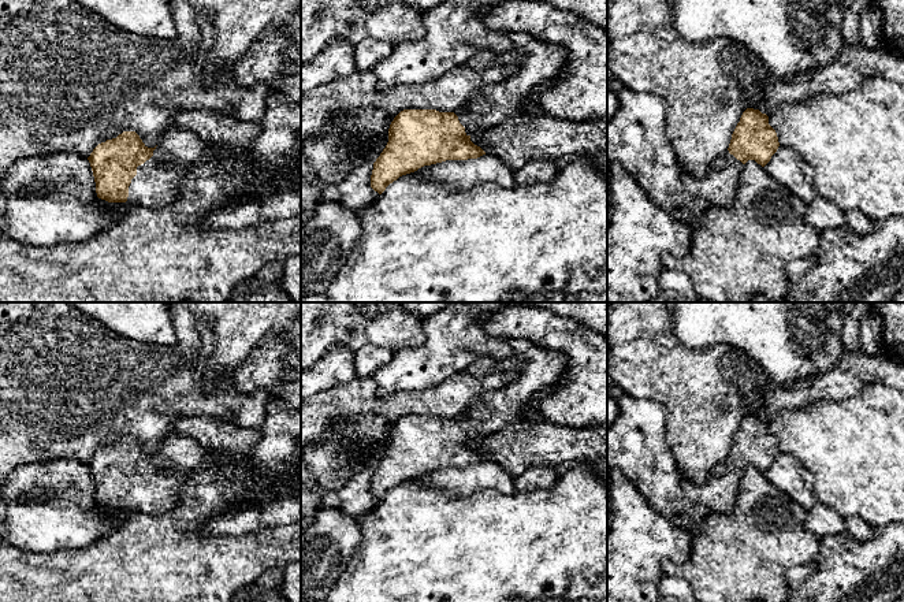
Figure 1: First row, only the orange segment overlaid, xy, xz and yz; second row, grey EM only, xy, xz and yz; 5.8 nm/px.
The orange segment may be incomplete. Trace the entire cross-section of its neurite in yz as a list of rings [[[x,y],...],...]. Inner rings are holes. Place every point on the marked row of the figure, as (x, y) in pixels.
[[[747,108],[737,123],[729,148],[708,168],[703,179],[685,172],[682,182],[688,190],[710,205],[730,207],[737,193],[740,172],[748,160],[765,167],[780,146],[769,116]]]

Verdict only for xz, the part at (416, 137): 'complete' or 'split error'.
split error

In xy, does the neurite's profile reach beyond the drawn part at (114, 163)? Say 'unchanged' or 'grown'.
grown

